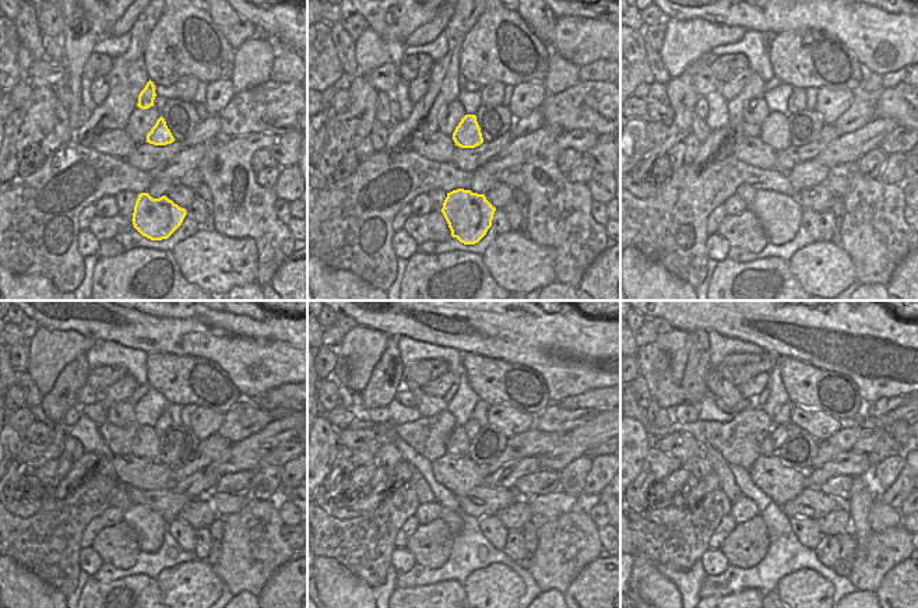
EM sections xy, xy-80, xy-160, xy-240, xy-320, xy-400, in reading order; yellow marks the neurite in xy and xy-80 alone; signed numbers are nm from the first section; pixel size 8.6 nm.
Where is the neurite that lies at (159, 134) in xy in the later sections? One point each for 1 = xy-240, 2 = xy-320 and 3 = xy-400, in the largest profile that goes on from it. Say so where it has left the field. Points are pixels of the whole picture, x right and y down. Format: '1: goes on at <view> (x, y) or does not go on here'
1: goes on at xy-240 (146, 445)
2: goes on at xy-320 (457, 443)
3: goes on at xy-400 (767, 447)

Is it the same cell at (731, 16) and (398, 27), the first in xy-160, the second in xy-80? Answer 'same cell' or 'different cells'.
same cell

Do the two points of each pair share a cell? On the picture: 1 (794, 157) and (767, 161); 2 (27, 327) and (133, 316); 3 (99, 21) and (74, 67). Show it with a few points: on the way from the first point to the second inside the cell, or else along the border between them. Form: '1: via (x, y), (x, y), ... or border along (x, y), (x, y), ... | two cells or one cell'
1: border along (776, 153), (777, 167) | two cells
2: border along (25, 315), (32, 317), (39, 326) | two cells
3: border along (83, 14), (87, 25), (99, 38) | two cells

